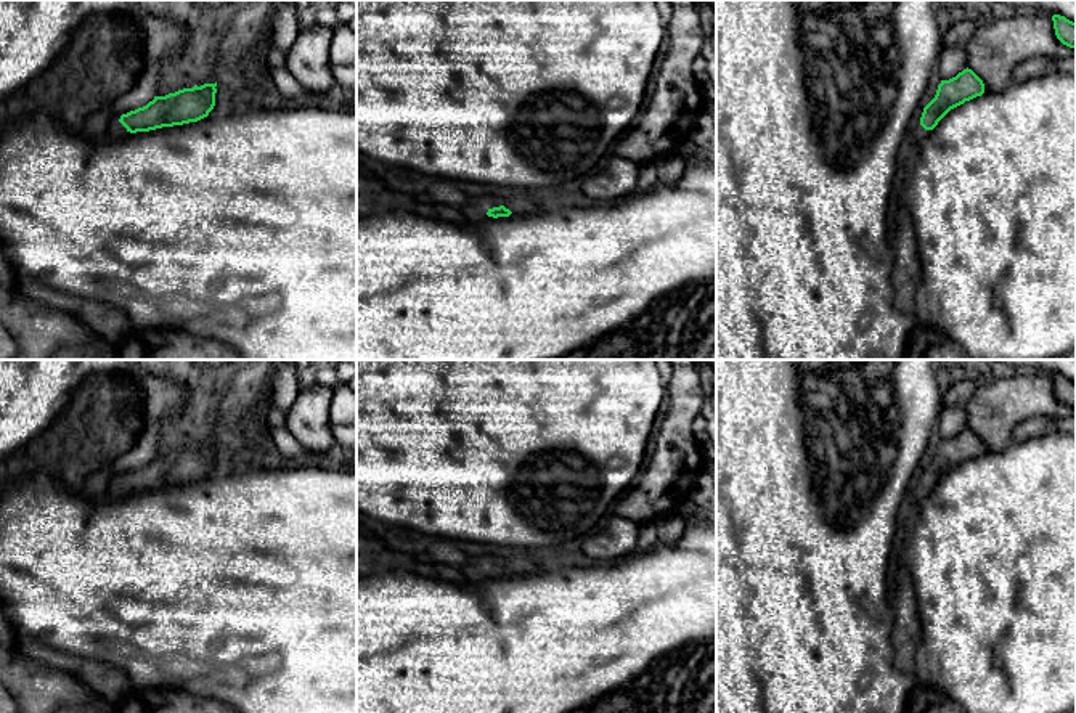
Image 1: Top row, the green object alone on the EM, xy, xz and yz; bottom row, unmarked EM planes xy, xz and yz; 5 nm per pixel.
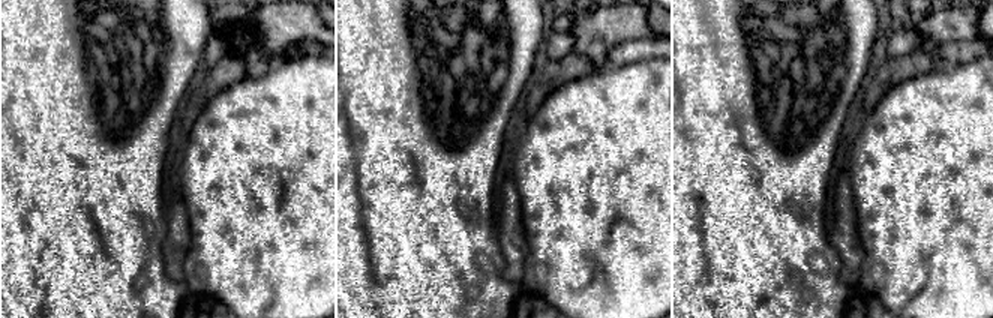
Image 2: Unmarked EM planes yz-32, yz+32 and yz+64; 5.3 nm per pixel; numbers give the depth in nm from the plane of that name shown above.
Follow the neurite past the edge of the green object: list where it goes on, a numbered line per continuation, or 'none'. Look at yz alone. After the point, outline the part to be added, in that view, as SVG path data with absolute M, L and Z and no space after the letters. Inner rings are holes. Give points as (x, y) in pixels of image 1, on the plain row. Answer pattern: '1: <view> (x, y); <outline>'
1: yz (921, 493); M919 485L915 490L915 506L920 507L930 493L931 490L925 490L922 485Z

